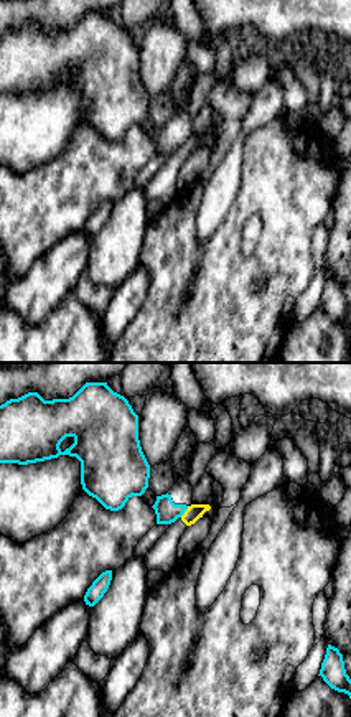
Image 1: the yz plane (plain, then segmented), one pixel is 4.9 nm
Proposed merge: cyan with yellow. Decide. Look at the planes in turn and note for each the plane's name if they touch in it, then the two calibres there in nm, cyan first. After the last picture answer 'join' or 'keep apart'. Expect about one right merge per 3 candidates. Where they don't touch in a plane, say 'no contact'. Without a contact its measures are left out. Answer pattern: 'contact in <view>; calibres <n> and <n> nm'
contact in yz; calibres 110 and 80 nm

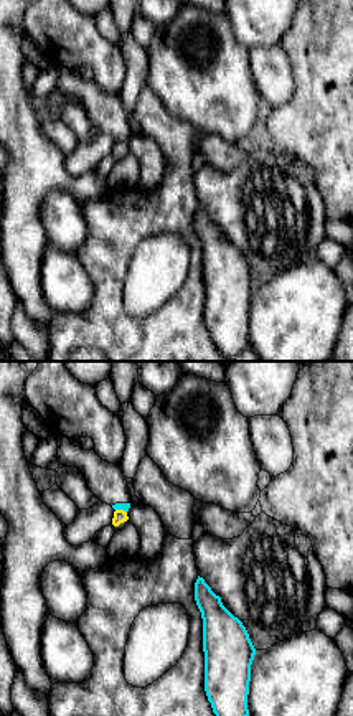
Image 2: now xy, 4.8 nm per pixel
contact in xy; calibres 40 and 60 nm

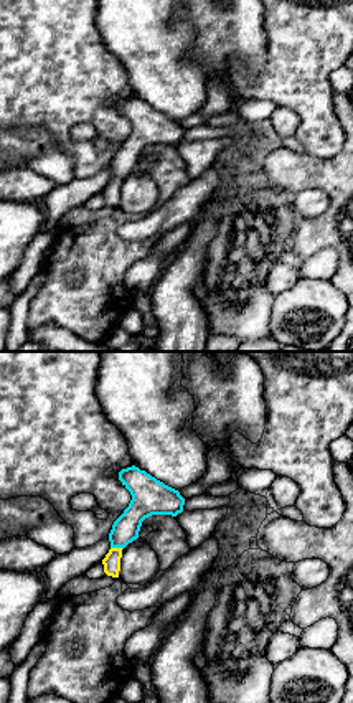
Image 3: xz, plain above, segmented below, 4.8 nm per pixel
contact in xz; calibres 140 and 80 nm

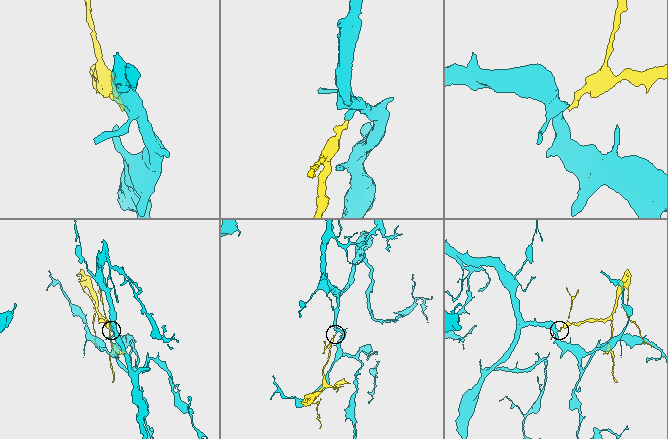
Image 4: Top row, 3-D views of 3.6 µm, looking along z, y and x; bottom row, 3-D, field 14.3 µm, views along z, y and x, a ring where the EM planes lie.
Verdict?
keep apart

